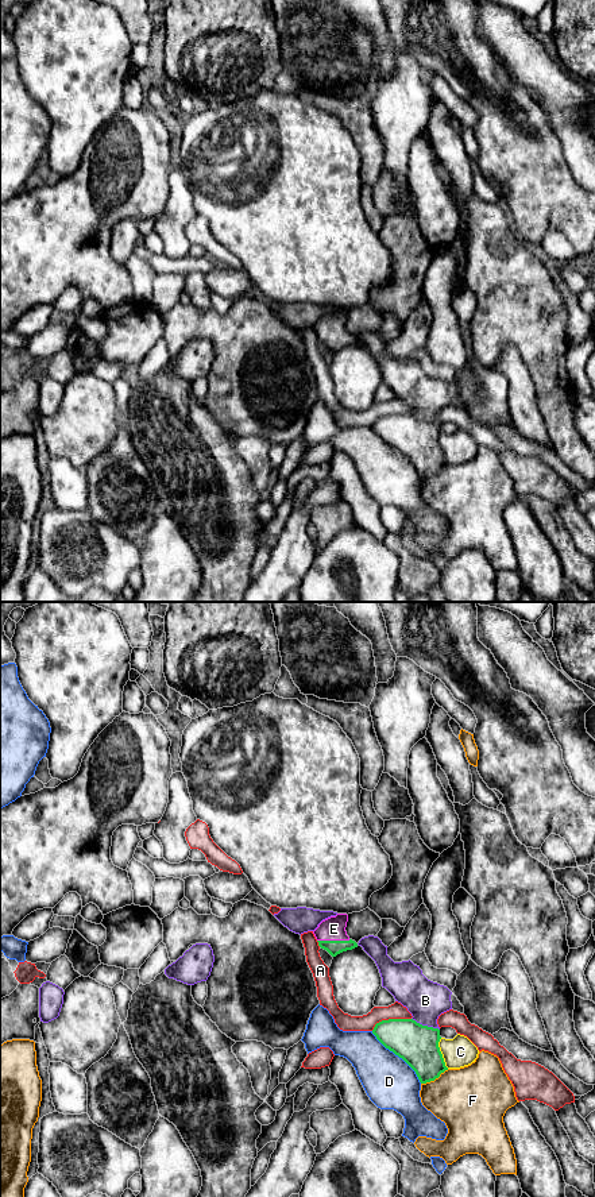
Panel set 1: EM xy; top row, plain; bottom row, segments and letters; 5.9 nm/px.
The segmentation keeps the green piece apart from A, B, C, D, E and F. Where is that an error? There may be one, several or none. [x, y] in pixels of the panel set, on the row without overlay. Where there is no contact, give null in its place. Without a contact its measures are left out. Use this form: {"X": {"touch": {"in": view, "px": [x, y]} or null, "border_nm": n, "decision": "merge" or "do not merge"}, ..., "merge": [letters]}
{"A": {"touch": {"in": "xy", "px": [390, 414]}, "border_nm": 260, "decision": "do not merge"}, "B": {"touch": {"in": "xy", "px": [425, 421]}, "border_nm": 180, "decision": "do not merge"}, "C": {"touch": {"in": "xy", "px": [440, 448]}, "border_nm": 190, "decision": "do not merge"}, "D": {"touch": {"in": "xy", "px": [398, 451]}, "border_nm": 440, "decision": "do not merge"}, "E": {"touch": {"in": "xy", "px": [333, 336]}, "border_nm": 200, "decision": "merge"}, "F": {"touch": {"in": "xy", "px": [435, 474]}, "border_nm": 190, "decision": "do not merge"}, "merge": ["E"]}

